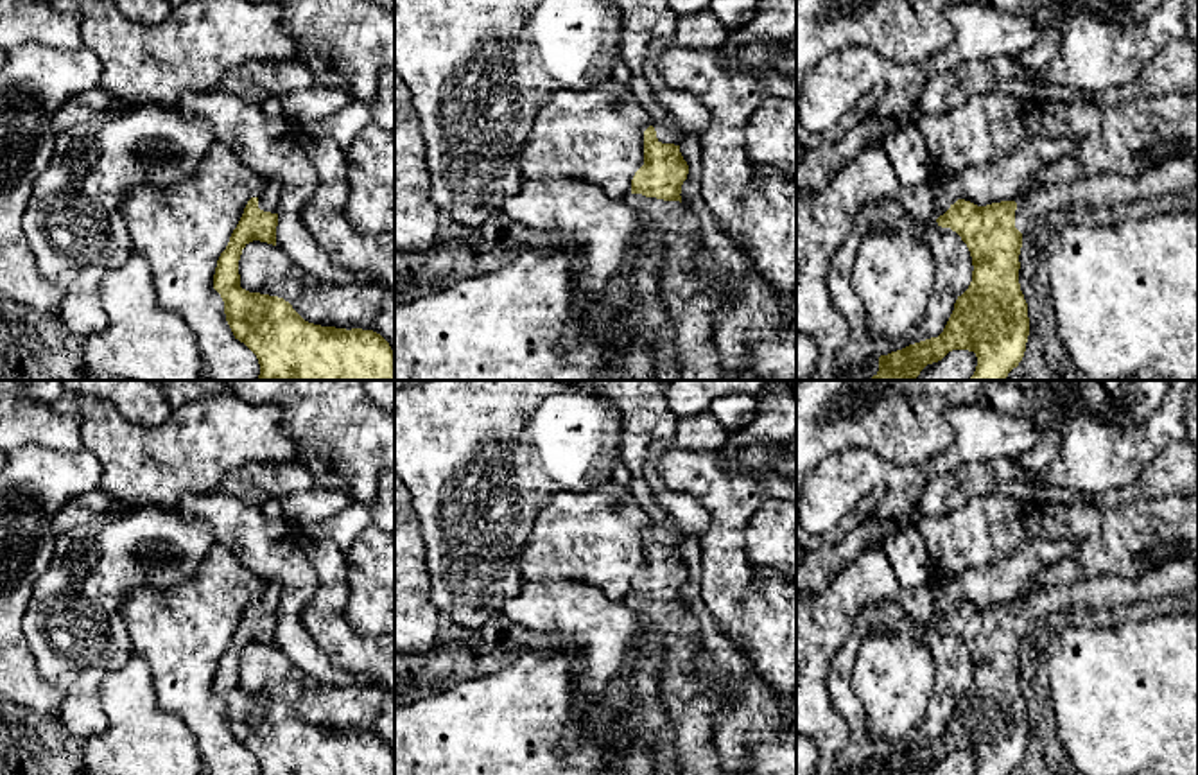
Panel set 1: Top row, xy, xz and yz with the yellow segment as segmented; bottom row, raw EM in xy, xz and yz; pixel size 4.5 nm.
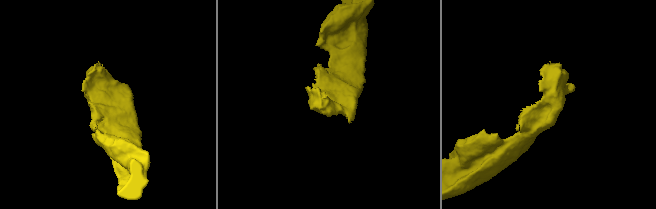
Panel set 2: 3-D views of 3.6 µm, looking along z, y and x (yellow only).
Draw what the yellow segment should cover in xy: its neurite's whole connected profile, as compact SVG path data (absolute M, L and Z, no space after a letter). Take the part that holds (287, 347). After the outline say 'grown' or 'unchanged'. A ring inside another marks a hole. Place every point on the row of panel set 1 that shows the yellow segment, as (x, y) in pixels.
M269 179L262 194L247 201L213 274L213 289L224 301L226 321L235 339L244 343L258 359L260 375L256 380L395 380L395 355L380 334L308 323L283 298L240 287L239 260L242 249L253 240L276 246L280 196L282 185Z; grown

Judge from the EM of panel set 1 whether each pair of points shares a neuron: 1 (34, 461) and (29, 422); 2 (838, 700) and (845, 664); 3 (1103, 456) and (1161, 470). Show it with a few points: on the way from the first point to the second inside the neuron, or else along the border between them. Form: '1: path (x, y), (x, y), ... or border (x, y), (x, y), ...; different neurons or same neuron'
1: border (18, 447), (40, 445), (74, 452); different neurons
2: path (840, 691), (842, 673); same neuron
3: border (1179, 440), (1173, 440), (1128, 485); different neurons

